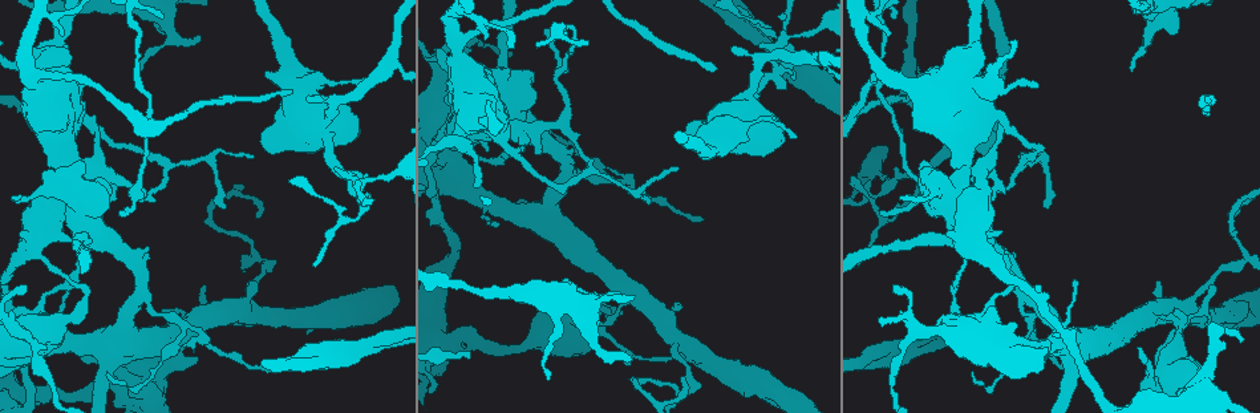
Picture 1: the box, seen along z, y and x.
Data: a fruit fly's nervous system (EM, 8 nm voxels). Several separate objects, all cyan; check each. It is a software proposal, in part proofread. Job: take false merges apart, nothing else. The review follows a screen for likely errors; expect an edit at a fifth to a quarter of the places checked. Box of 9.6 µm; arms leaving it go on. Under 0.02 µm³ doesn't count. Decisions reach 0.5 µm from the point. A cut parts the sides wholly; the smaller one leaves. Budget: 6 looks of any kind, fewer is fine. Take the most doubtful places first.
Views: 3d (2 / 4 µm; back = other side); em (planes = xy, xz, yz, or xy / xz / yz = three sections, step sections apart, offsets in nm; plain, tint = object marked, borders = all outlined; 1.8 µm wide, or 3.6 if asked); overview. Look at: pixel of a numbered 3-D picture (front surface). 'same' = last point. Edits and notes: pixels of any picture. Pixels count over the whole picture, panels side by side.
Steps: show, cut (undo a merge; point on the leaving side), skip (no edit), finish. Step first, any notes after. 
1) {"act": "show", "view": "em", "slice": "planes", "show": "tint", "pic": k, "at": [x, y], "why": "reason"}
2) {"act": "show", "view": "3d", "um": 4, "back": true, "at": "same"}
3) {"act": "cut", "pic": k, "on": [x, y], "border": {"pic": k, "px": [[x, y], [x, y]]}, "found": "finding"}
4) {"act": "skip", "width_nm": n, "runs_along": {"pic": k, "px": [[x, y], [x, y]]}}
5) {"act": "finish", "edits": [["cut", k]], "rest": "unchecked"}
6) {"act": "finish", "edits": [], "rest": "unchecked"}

{"act": "show", "view": "em", "slice": "planes", "show": "tint", "pic": 1, "at": [349, 183], "why": "three arms meet"}

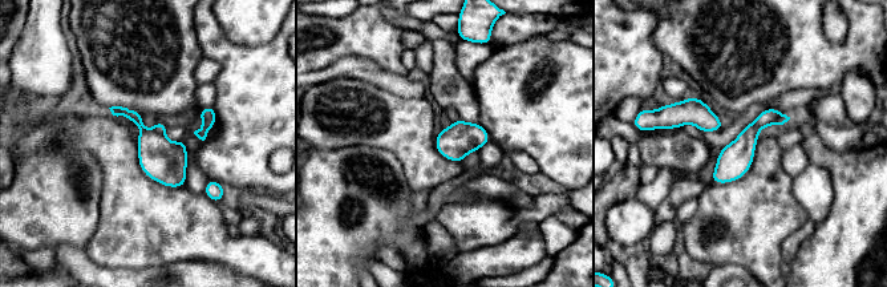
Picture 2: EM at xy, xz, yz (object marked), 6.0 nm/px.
{"act": "cut", "pic": 2, "on": [160, 126], "border": {"pic": 2, "px": [[152, 129], [163, 134]]}, "found": "two neurons meet here"}

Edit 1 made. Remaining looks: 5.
{"act": "show", "view": "overview"}

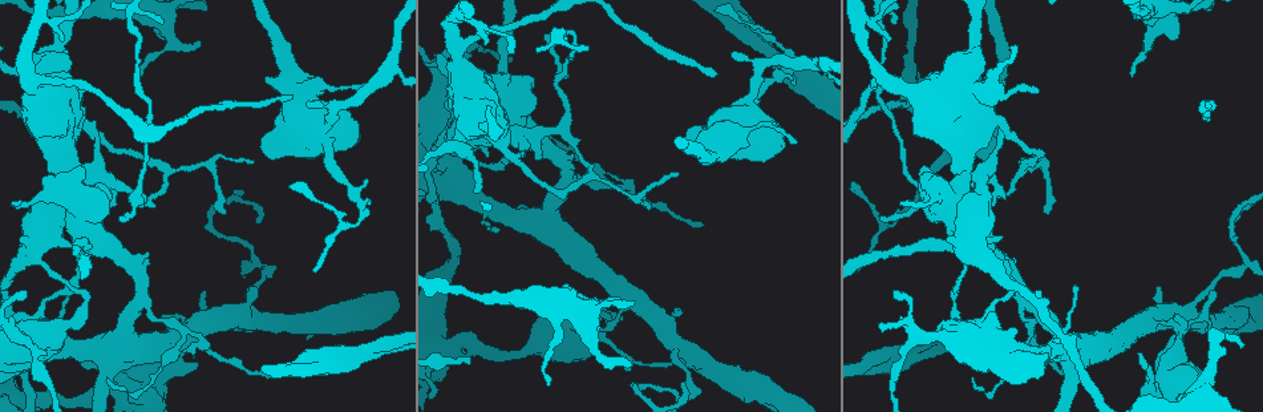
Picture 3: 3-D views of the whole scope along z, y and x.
{"act": "show", "view": "em", "um": 3.6, "slice": "xy", "step": 16, "show": "plain", "pic": 3, "at": [461, 177], "why": "looks like a crossing"}

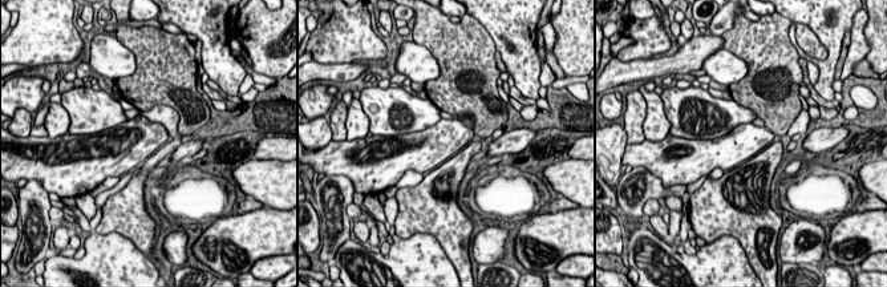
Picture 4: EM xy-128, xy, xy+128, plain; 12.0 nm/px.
{"act": "show", "view": "em", "um": 3.6, "slice": "xy", "step": 16, "show": "tint", "at": "same", "why": "where the object lies"}

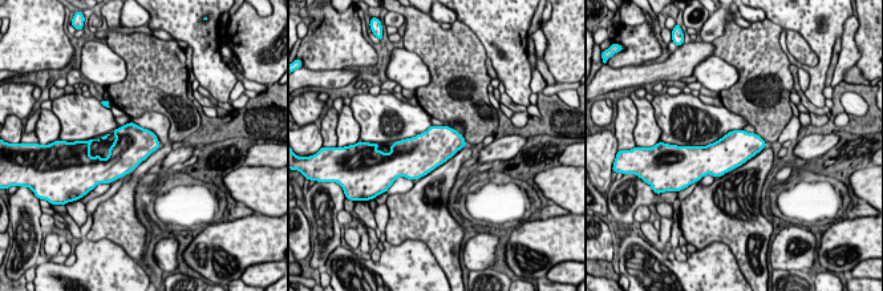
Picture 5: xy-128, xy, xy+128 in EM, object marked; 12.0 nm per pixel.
{"act": "skip", "found": "continuous, no second neuron"}

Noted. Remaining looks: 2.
{"act": "show", "view": "3d", "um": 2, "pic": 3, "at": [1177, 345], "why": "sudden change in width"}

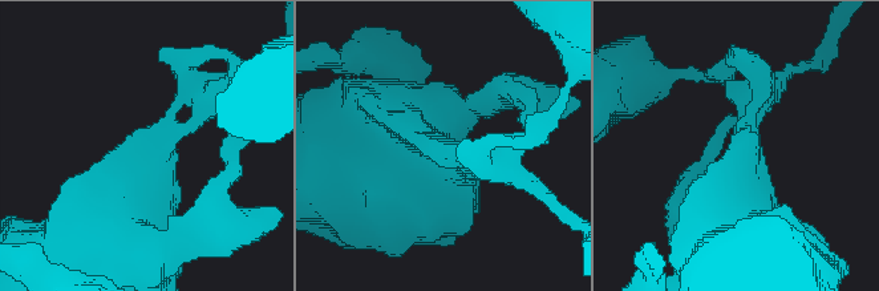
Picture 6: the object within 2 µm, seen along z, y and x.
{"act": "show", "view": "em", "slice": "xz", "step": 16, "show": "tint", "pic": 6, "at": [151, 160], "arm_widths_nm": [200, 800], "why": "shape alone is not enough"}

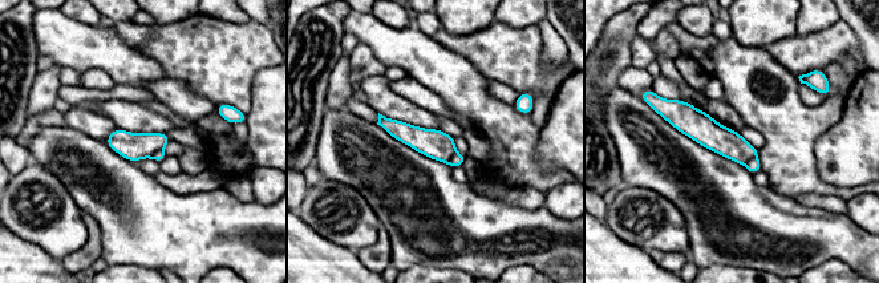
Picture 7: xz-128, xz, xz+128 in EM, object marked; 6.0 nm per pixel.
{"act": "cut", "pic": 7, "on": [696, 124], "border": {"pic": 7, "px": [[712, 120], [713, 149]]}, "found": "a second neuron is stuck on"}

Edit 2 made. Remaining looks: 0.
{"act": "finish", "edits": [["cut", 2], ["cut", 7]], "rest": "unchecked"}

